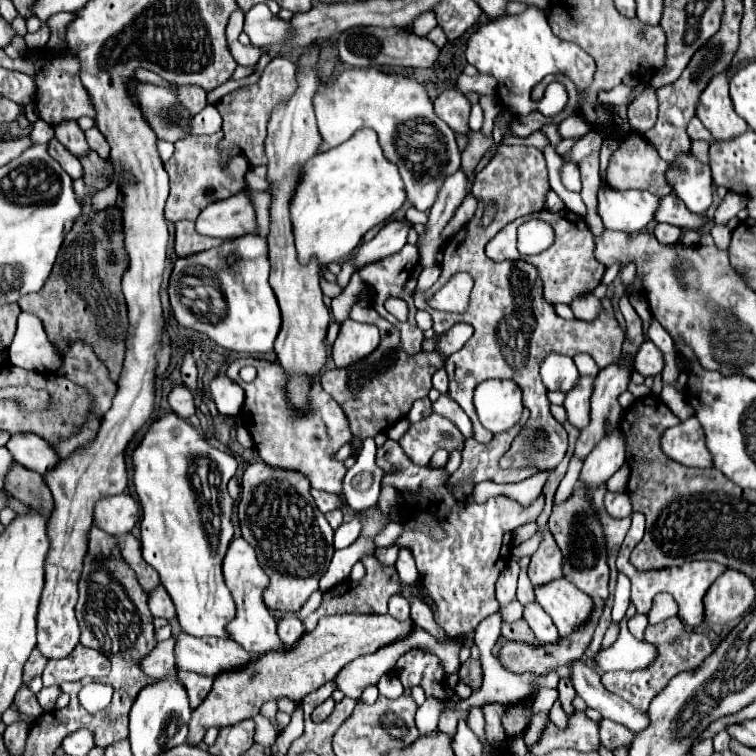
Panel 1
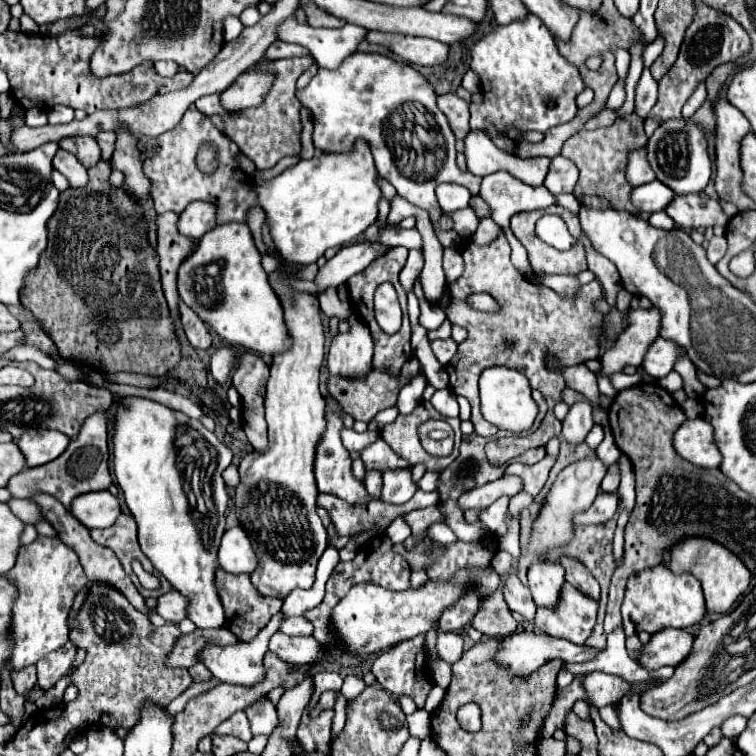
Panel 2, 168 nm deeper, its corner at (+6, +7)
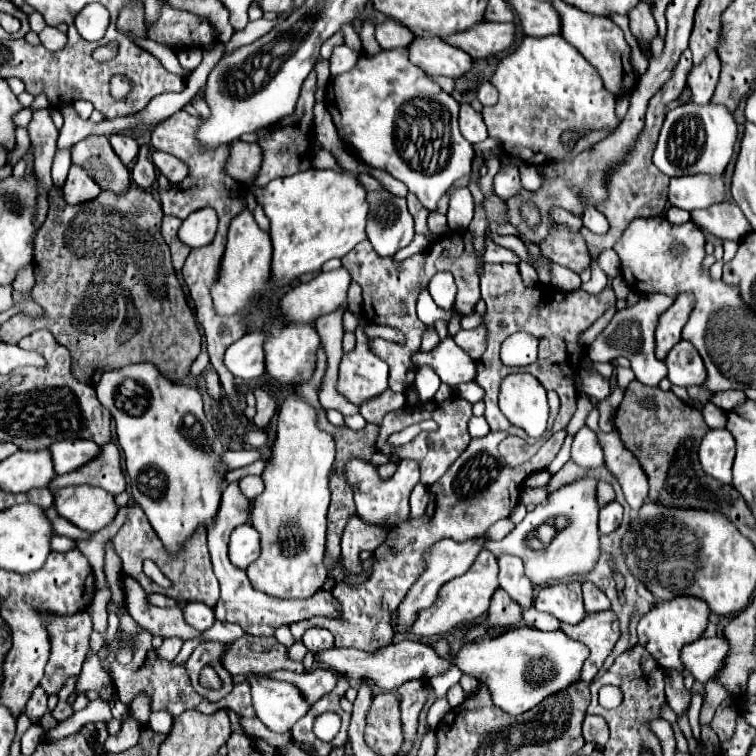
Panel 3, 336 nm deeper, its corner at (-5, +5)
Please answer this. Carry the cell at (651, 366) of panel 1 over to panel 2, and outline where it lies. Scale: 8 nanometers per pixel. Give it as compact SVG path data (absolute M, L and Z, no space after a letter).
M658 336L648 348L644 362L642 362L642 368L648 376L662 378L672 370L676 356L678 356L678 346L670 340L664 340Z

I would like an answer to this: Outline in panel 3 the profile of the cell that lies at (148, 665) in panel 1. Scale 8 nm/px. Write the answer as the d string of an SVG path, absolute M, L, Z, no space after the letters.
M245 634L239 642L227 644L227 654L223 656L223 666L235 674L271 674L275 670L305 672L303 662L295 662L287 656L287 648L279 644L273 636L249 636Z

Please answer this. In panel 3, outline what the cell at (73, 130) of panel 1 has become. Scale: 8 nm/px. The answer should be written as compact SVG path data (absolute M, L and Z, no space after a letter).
M87 136L71 148L73 164L87 170L87 174L101 186L101 190L111 190L123 194L131 188L131 176L127 166L111 150L105 136Z

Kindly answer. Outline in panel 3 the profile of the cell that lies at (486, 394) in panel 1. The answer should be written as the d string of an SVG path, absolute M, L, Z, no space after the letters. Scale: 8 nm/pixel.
M509 374L501 382L499 408L505 418L529 436L541 438L547 428L547 392L531 374Z

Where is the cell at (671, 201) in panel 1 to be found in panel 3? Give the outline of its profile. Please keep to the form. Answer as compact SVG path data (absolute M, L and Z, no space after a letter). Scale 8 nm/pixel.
M723 202L707 210L691 212L691 220L721 240L741 242L751 232L747 218L739 210L739 206L735 206L735 202Z

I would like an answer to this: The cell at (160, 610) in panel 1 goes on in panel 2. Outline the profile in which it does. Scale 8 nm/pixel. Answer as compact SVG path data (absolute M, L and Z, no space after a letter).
M166 592L158 598L156 604L156 614L160 614L166 622L178 624L184 616L184 596L180 592Z

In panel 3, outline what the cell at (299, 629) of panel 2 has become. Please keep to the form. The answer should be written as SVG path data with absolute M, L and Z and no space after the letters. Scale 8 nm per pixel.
M311 628L303 636L303 644L311 652L325 652L333 648L333 634L327 628Z

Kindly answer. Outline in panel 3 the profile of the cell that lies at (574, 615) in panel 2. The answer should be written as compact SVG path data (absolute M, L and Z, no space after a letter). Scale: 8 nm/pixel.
M611 610L603 614L587 614L585 620L575 626L561 624L561 630L591 650L591 656L583 666L583 682L591 682L595 678L621 636L619 620L615 618L615 614L611 614Z

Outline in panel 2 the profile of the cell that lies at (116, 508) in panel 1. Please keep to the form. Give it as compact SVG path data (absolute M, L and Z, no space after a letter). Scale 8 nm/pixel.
M108 490L90 492L84 496L78 496L78 500L72 504L72 514L86 526L86 528L108 528L116 522L116 518L122 514L120 500L110 494Z

